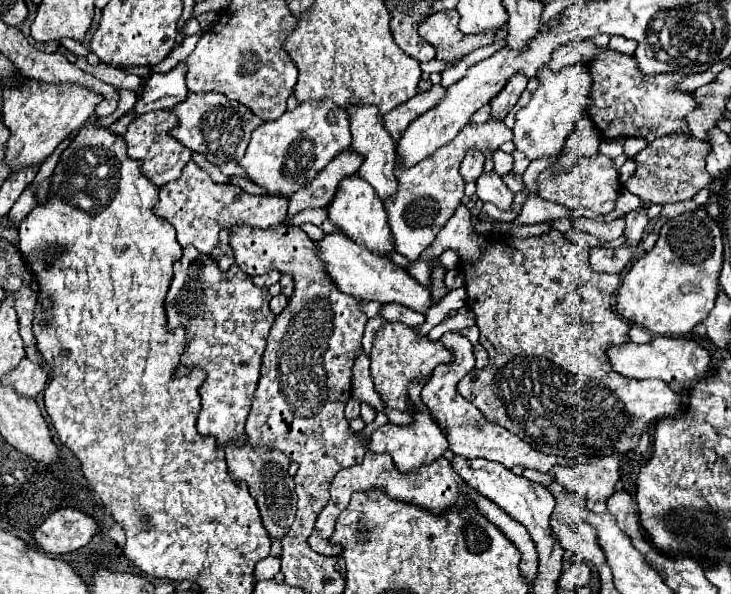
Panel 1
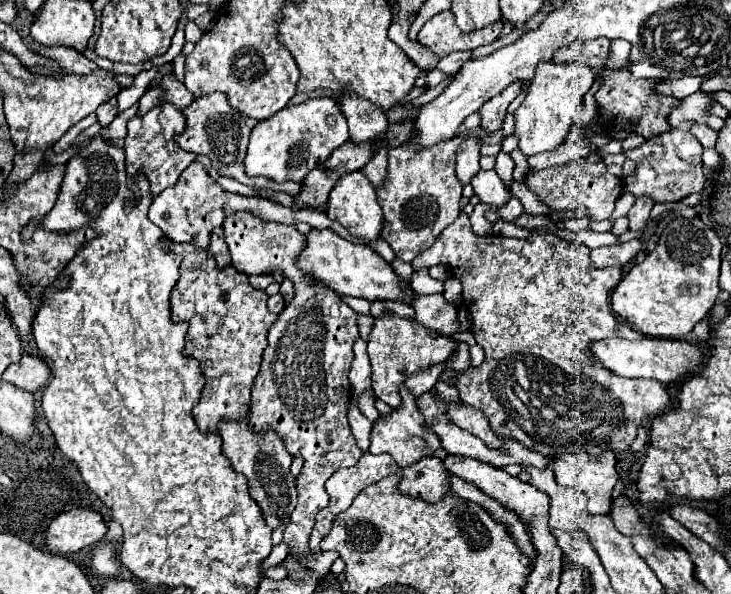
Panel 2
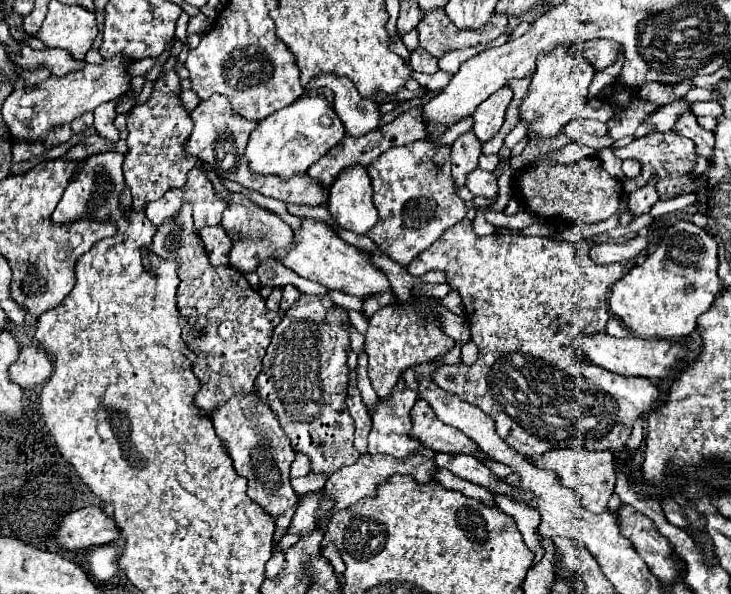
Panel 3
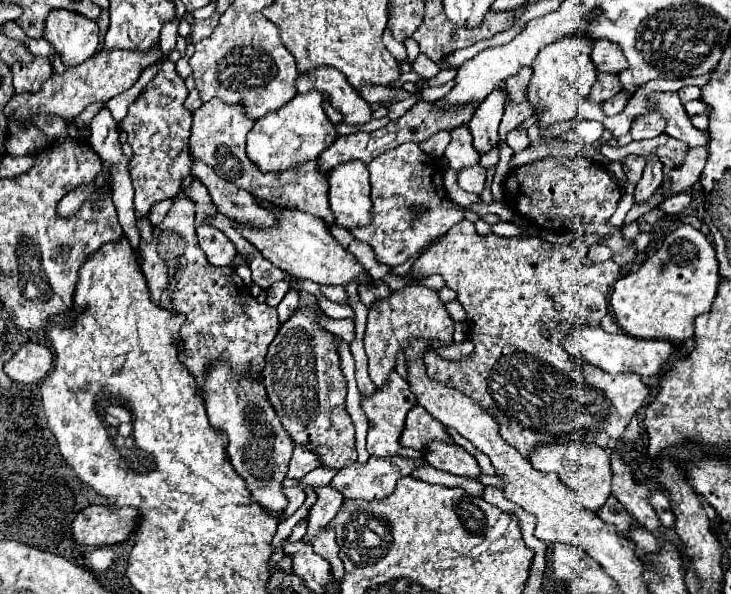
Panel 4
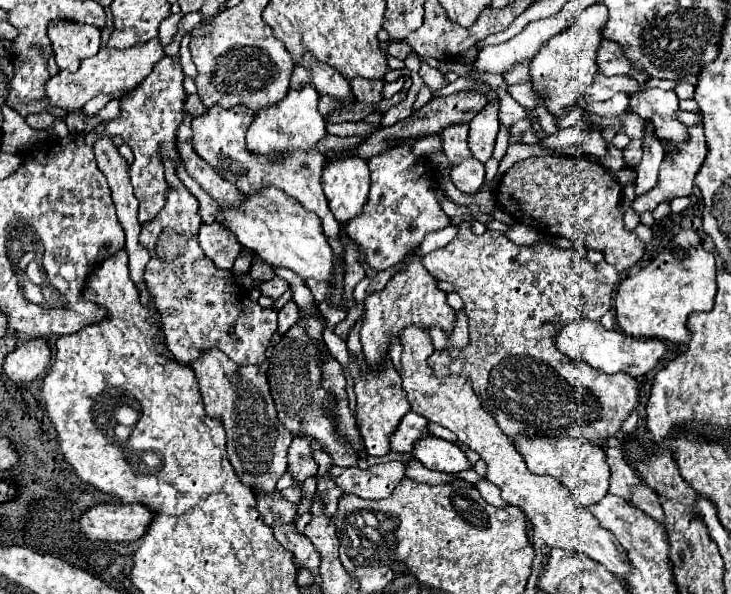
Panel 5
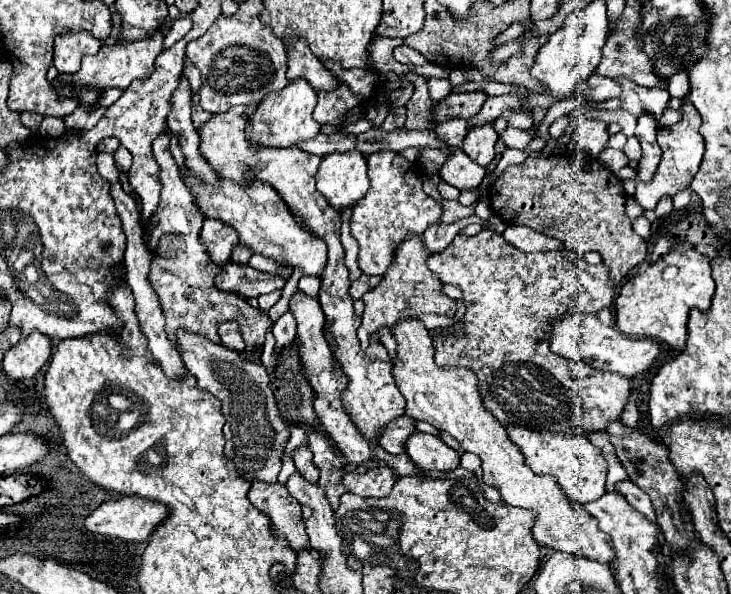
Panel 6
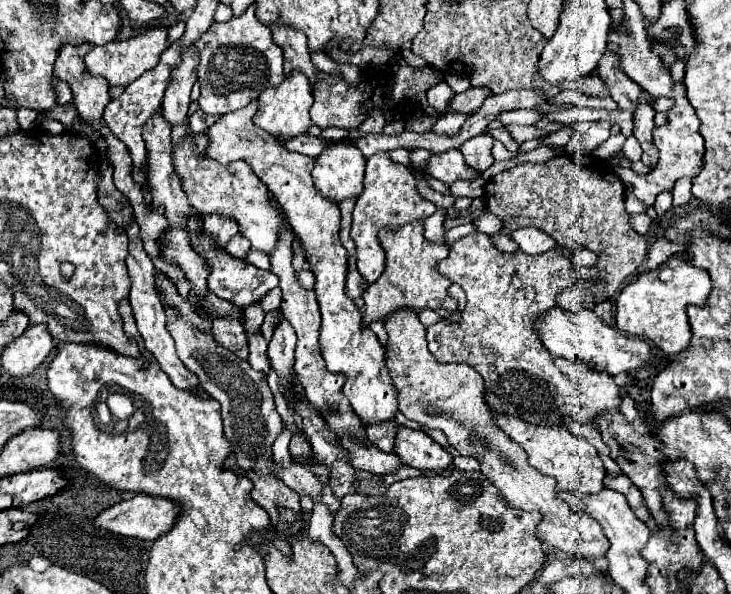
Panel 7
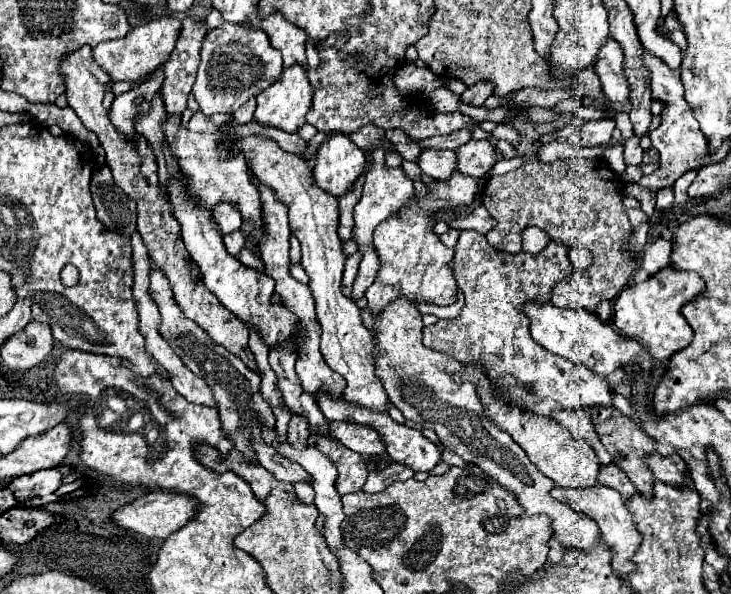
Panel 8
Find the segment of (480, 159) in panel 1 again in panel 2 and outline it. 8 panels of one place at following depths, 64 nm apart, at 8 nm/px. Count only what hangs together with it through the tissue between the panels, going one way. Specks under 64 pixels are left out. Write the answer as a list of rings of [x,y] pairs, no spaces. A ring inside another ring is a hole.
[[[468,138],[458,150],[456,174],[462,184],[468,184],[480,170],[480,146],[482,142],[478,138]]]

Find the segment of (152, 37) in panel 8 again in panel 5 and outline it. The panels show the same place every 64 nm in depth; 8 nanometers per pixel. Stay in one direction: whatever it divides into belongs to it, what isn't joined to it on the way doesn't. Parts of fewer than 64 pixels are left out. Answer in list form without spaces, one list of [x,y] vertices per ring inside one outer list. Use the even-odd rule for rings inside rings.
[[[158,38],[126,50],[102,48],[96,56],[86,58],[76,72],[60,70],[56,76],[52,76],[46,82],[46,98],[50,106],[58,106],[68,114],[78,112],[88,100],[92,100],[98,94],[116,94],[116,92],[128,92],[136,88],[142,82],[142,78],[146,78],[150,70],[156,66],[156,62],[162,58],[164,58],[164,48],[158,42]]]

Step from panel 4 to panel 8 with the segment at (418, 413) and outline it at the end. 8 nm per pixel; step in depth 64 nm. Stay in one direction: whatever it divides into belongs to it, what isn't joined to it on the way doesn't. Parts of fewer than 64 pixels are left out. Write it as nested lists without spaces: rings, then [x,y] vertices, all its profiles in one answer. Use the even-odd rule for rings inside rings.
[[[330,422],[330,436],[362,456],[386,454],[386,448],[382,446],[382,436],[370,426],[358,426],[350,422]]]

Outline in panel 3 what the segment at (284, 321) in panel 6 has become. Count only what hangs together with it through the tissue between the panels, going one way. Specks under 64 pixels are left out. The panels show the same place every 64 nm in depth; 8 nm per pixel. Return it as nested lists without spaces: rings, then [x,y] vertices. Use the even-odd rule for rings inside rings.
[[[292,284],[284,286],[284,288],[282,288],[282,302],[280,302],[280,310],[286,312],[286,310],[290,308],[290,304],[294,304],[294,302],[298,300],[298,296],[300,296],[300,290],[298,290],[296,286],[292,286]]]

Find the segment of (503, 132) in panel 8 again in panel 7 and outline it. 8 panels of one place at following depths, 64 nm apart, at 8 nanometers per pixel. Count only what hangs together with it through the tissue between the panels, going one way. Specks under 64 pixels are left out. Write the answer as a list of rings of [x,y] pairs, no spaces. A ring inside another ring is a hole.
[[[503,125],[503,127],[519,145],[522,145],[525,141],[533,138],[550,135],[550,133],[539,129],[536,126]]]

